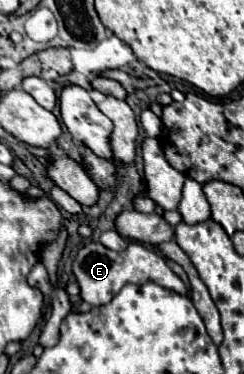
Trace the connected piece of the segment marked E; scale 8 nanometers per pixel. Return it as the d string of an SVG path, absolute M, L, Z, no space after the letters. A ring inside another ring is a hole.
M129 240L127 248L123 252L113 252L107 250L105 246L93 242L87 244L85 248L79 250L75 262L73 262L73 274L81 286L81 298L93 306L101 306L107 304L113 294L117 294L125 284L133 282L133 284L145 284L145 282L153 282L159 284L167 290L173 290L177 294L187 294L187 286L181 282L181 278L167 266L167 260L153 248L147 248L141 242L133 242Z

